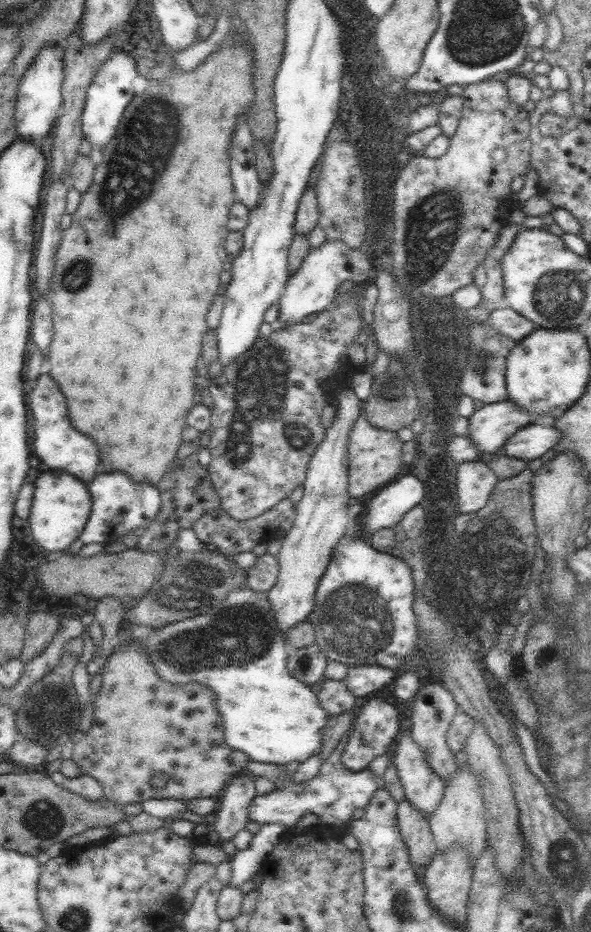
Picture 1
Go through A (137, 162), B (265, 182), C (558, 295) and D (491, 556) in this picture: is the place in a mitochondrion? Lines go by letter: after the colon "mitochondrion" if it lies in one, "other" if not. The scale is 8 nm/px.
A: mitochondrion
B: other
C: mitochondrion
D: mitochondrion

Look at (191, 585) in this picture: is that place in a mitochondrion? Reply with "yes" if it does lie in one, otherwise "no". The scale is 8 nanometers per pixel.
yes

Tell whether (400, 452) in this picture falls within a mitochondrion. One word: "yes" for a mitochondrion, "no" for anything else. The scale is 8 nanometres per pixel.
no

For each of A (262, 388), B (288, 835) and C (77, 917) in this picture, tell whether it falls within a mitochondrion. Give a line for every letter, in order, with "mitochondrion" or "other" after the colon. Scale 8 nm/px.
A: mitochondrion
B: other
C: mitochondrion

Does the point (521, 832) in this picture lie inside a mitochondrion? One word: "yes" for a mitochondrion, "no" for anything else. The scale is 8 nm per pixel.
no

